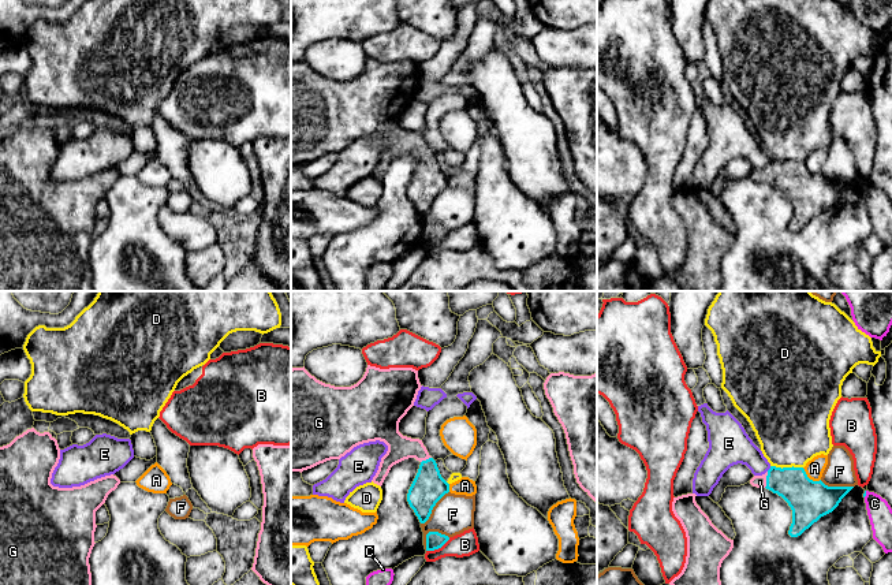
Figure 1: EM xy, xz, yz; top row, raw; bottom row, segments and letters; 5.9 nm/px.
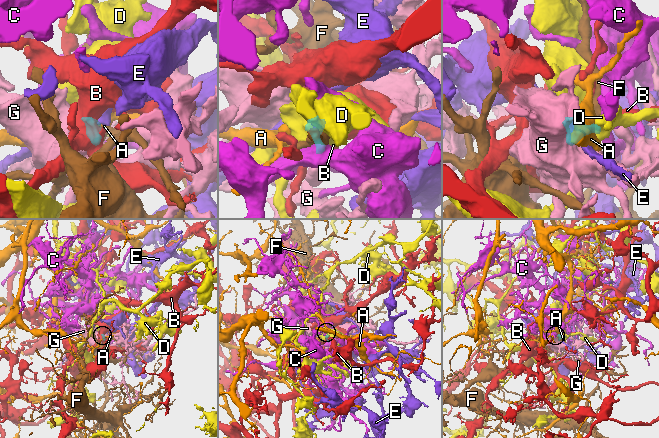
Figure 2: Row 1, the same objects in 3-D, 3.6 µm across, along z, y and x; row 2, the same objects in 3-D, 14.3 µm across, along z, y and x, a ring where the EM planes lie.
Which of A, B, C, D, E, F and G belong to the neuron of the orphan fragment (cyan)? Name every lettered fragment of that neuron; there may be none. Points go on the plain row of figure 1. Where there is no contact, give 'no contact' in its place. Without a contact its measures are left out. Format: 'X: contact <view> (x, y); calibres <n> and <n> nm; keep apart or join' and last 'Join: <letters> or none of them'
A: contact yz (809, 172); calibres 240 and 110 nm; keep apart
B: contact xz (437, 242); calibres 110 and 140 nm; keep apart
C: contact yz (865, 187); calibres 20 and 140 nm; keep apart
D: contact yz (787, 161); calibres 240 and 440 nm; keep apart
E: contact yz (769, 163); calibres 200 and 200 nm; keep apart
F: contact xz (430, 226); calibres 110 and 240 nm; keep apart
G: contact yz (767, 174); calibres 220 and 80 nm; join
Join: G

